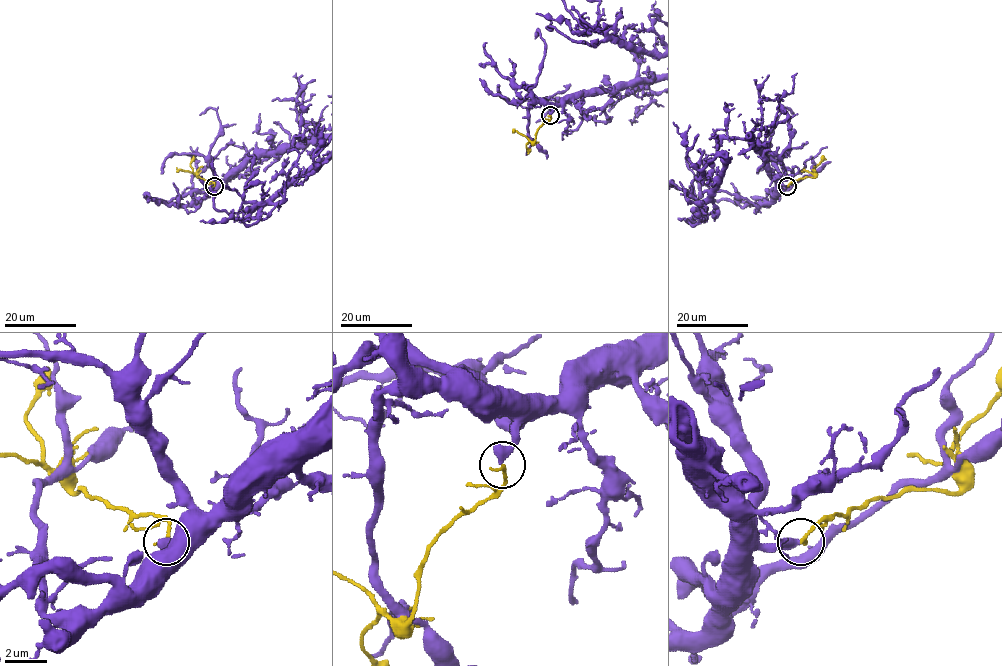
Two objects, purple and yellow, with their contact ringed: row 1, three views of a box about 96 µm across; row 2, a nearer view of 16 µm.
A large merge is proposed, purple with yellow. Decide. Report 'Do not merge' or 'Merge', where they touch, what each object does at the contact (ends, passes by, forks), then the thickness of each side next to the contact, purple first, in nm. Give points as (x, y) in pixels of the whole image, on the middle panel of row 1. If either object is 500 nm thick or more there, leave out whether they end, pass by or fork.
Do not merge. Place: (550, 115). At the ring purple ends. At the ring yellow ends. Thickness 480 nm (purple) against 170 nm

